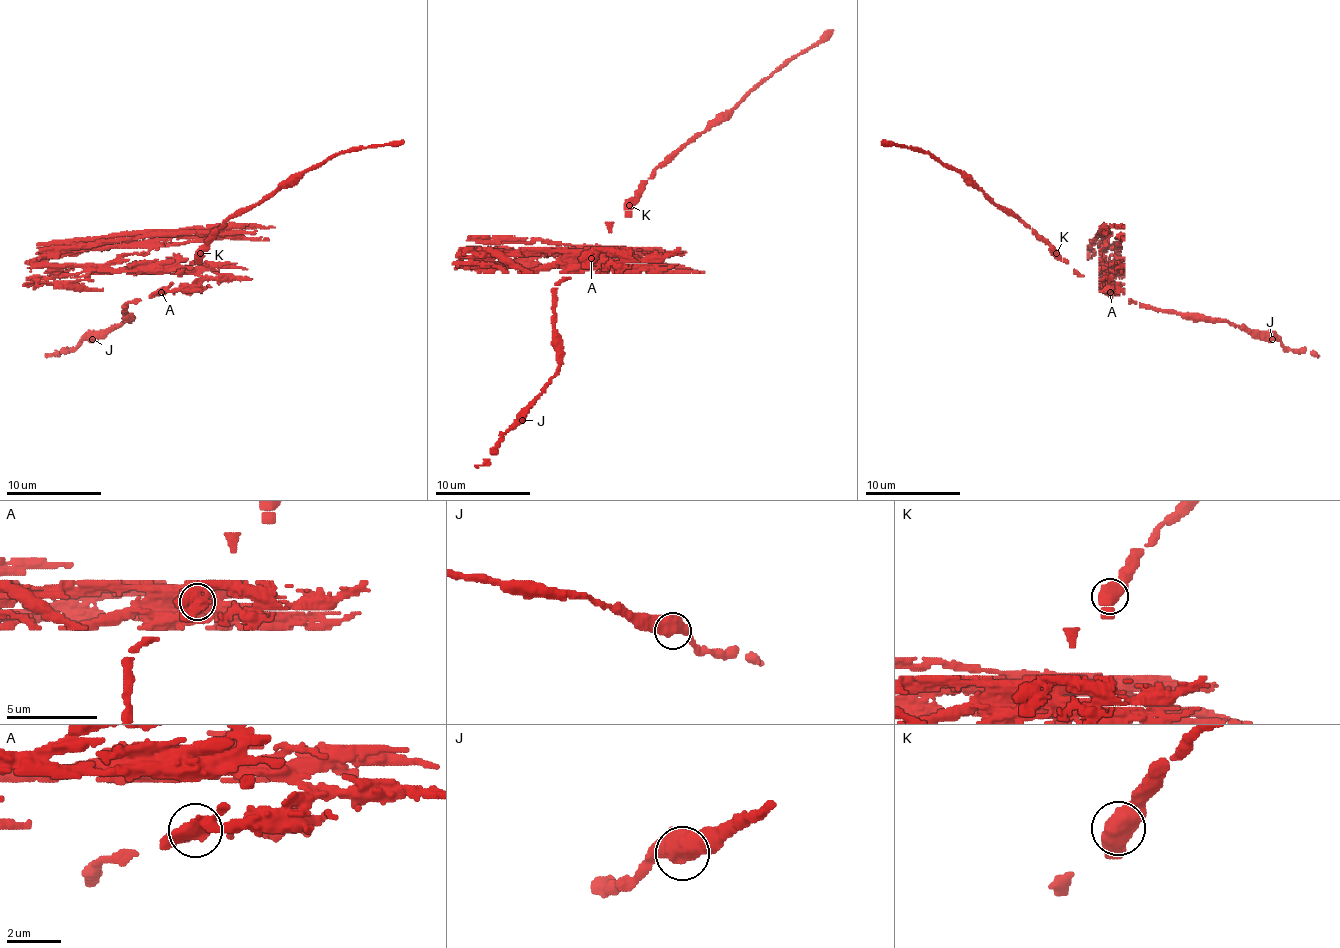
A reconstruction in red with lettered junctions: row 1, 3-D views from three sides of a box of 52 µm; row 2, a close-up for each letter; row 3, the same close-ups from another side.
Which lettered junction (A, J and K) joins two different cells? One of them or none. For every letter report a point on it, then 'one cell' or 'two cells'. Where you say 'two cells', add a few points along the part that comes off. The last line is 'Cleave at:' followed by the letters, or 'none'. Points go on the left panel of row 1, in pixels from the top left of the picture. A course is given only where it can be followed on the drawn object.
A: place (161, 292); two cells; course (162, 291), (186, 291), (200, 277), (126, 262), (138, 248), (107, 248), (183, 241), (174, 234), (138, 238)
J: place (92, 339); one cell
K: place (200, 253); one cell
Cleave at: A

